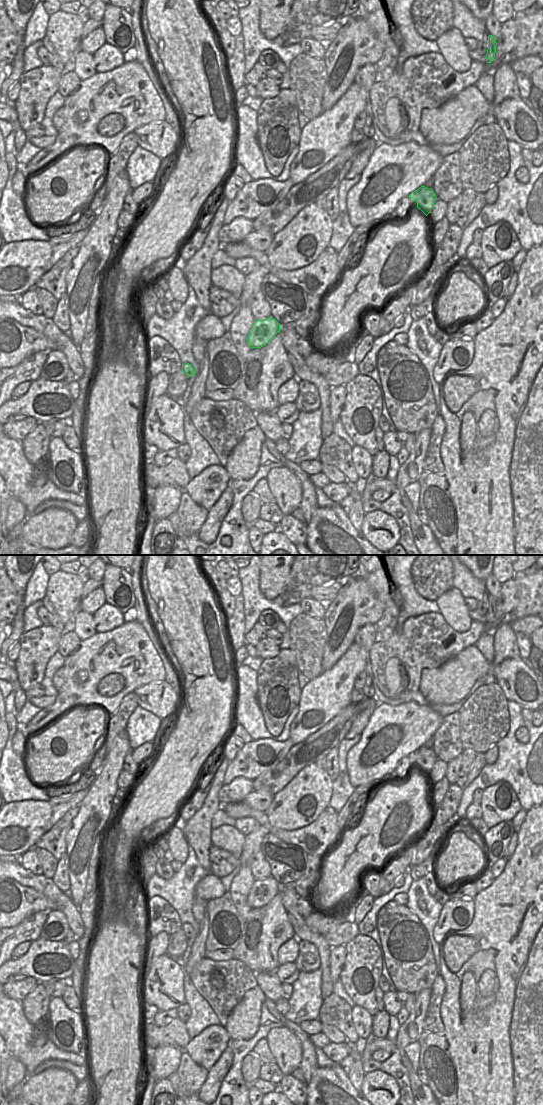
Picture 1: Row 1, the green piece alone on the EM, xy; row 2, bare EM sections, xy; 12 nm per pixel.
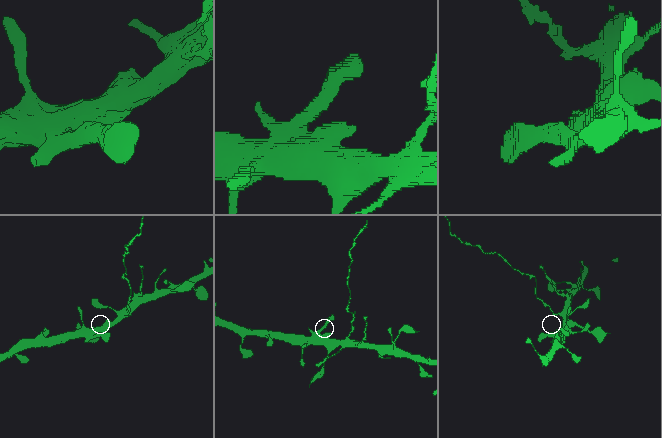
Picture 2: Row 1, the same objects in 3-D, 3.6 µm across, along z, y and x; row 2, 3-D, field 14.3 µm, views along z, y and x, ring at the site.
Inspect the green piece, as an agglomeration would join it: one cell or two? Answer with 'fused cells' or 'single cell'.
fused cells

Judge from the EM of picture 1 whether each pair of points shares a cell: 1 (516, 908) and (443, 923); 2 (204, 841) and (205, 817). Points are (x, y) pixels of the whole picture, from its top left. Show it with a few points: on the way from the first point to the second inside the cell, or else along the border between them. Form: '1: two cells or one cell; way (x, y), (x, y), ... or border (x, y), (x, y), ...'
1: two cells; border (473, 899), (472, 922), (464, 929), (453, 931)
2: one cell; way (204, 835), (204, 823)

